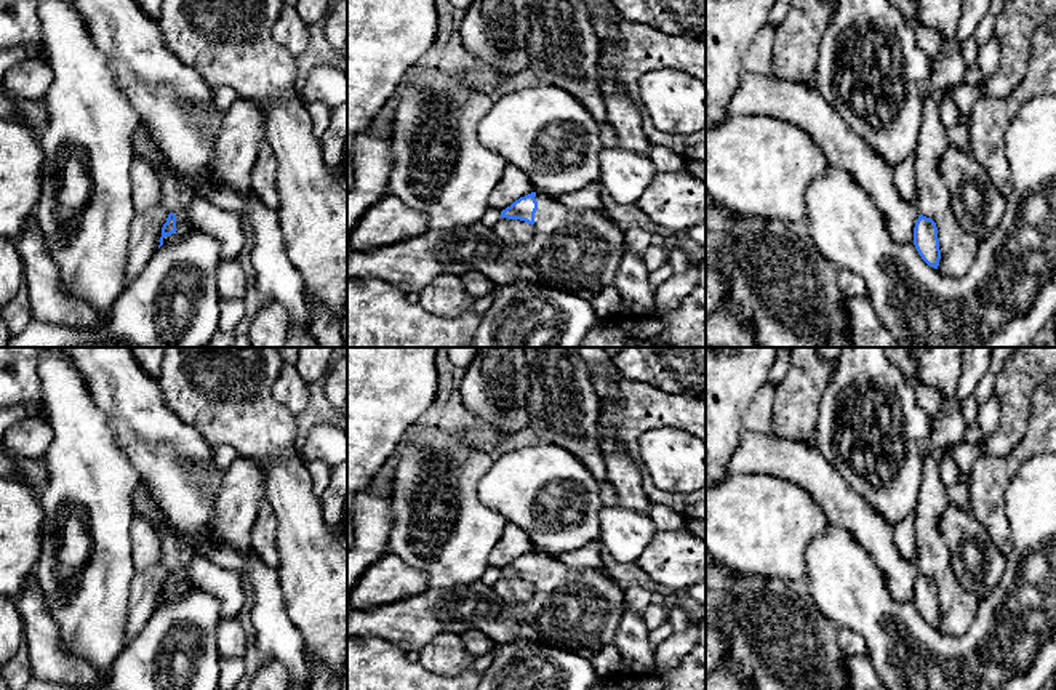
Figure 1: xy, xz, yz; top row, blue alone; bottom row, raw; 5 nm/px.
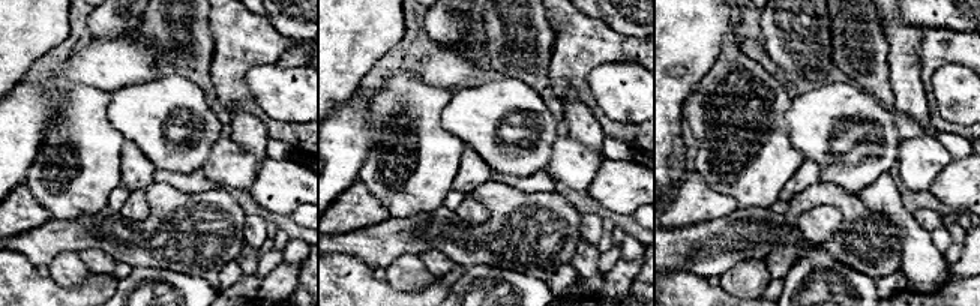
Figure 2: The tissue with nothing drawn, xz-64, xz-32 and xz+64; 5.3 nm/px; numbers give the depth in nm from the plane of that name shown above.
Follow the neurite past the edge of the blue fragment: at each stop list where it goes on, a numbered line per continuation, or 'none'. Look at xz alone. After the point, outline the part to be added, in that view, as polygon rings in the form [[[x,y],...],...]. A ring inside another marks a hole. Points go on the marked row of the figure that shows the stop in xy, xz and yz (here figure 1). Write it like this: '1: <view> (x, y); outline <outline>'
1: xz (578, 252); outline [[[538,192],[534,199],[538,202],[534,237],[528,243],[507,245],[493,227],[482,223],[440,232],[427,229],[414,239],[370,251],[347,248],[347,280],[378,277],[406,295],[419,293],[443,274],[462,275],[469,271],[480,271],[496,287],[533,282],[592,301],[614,280],[626,247],[624,231],[613,223],[606,211],[571,211],[562,202]]]

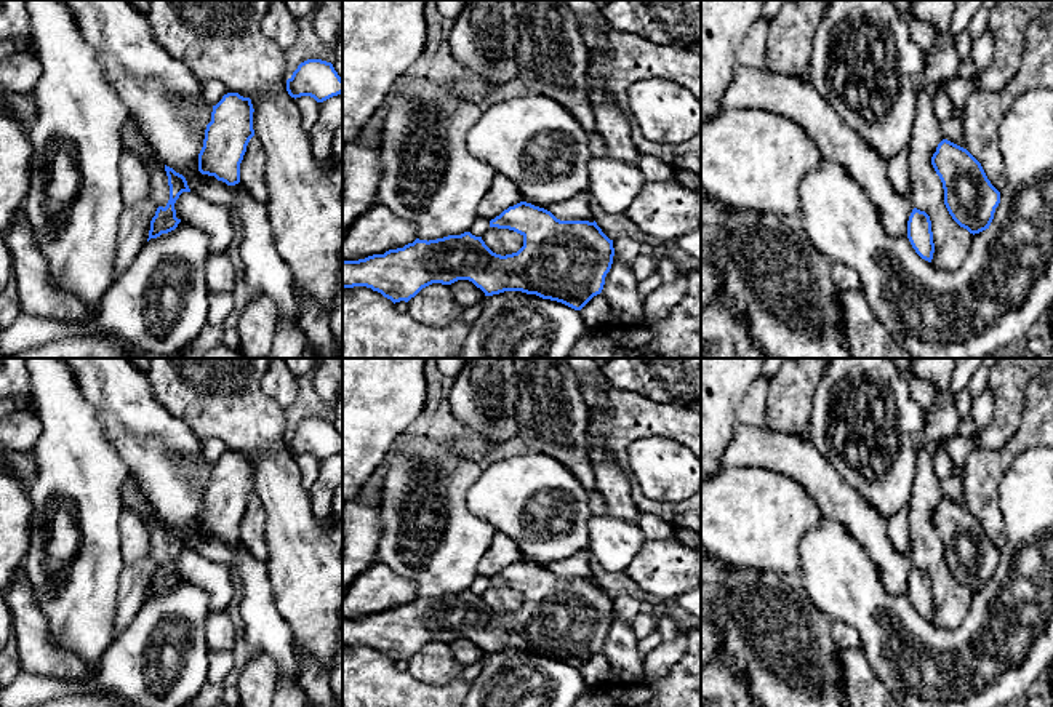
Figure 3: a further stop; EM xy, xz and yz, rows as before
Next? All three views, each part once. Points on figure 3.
none

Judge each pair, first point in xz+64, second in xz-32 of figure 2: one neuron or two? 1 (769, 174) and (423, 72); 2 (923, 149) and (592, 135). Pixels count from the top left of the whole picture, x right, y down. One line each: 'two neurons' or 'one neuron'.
1: two neurons
2: two neurons

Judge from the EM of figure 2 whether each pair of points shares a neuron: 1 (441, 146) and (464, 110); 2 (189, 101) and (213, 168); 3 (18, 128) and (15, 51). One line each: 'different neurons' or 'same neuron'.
1: different neurons
2: different neurons
3: different neurons

